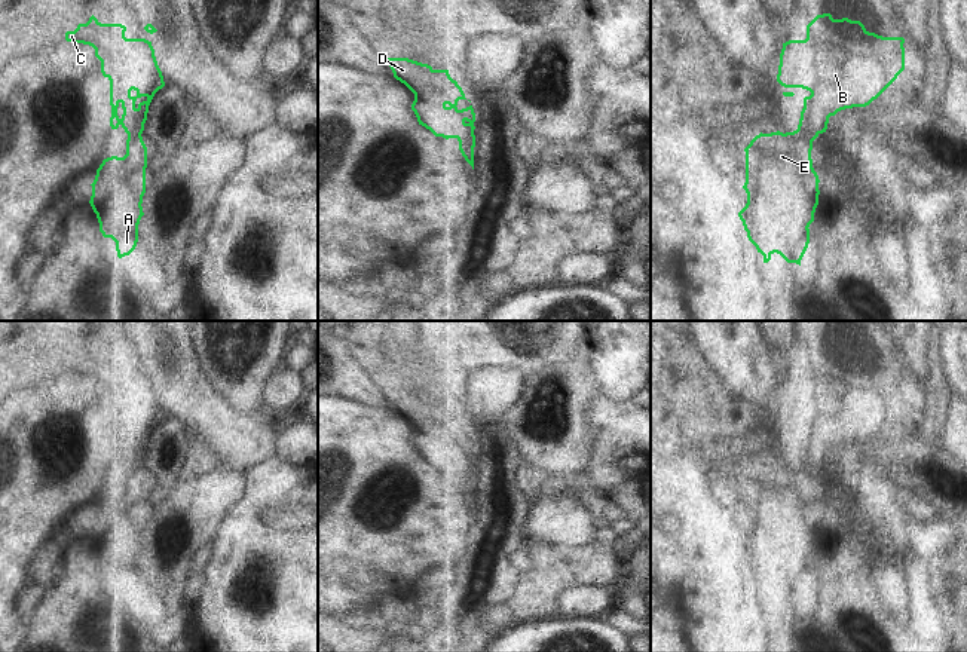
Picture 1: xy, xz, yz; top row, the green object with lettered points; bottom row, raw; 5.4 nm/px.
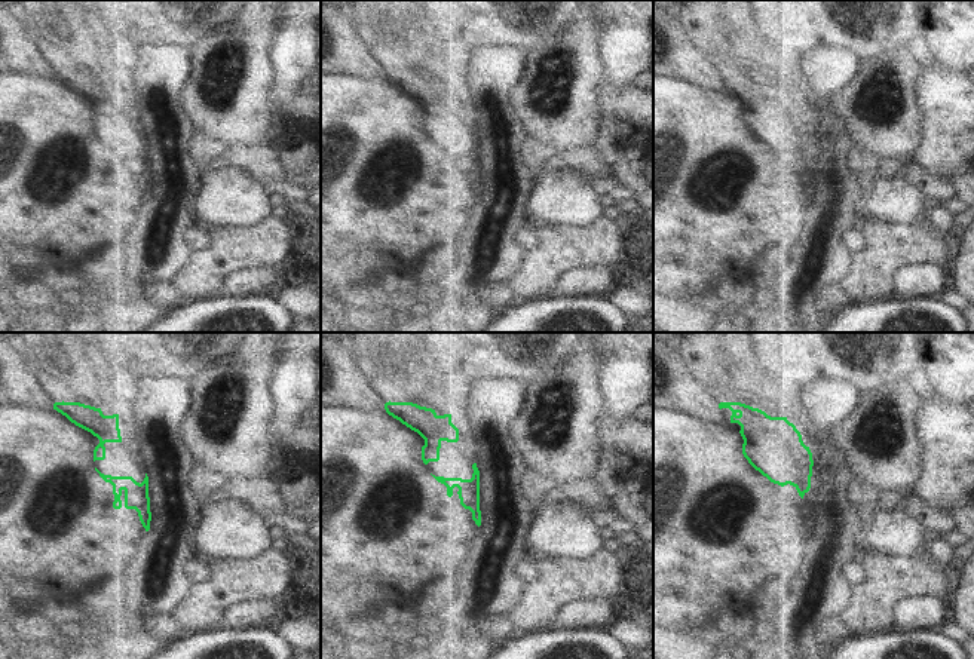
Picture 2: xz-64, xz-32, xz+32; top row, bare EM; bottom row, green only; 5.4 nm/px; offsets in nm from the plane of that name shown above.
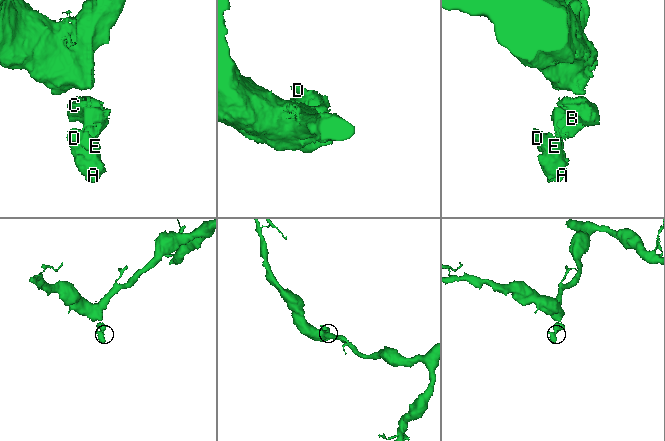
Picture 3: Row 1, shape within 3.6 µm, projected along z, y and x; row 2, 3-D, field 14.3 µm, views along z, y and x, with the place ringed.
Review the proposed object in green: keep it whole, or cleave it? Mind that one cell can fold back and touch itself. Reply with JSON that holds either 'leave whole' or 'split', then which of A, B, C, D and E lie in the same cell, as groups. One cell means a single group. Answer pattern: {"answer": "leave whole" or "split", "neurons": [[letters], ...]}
{"answer": "leave whole", "neurons": [["A", "B", "C", "D", "E"]]}

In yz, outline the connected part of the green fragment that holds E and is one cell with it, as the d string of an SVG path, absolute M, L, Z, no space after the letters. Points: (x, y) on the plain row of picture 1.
M830 346L817 348L807 358L805 373L789 373L783 376L777 414L784 420L802 420L811 425L804 431L804 441L798 462L793 465L771 465L756 468L746 484L746 515L747 536L738 545L747 564L749 573L763 588L763 596L771 593L774 585L780 587L787 596L801 599L801 593L810 576L810 557L818 538L818 508L813 501L813 474L827 462L829 450L838 444L853 440L866 440L876 432L905 402L905 371L882 370L869 365L860 353L848 351L833 352Z

